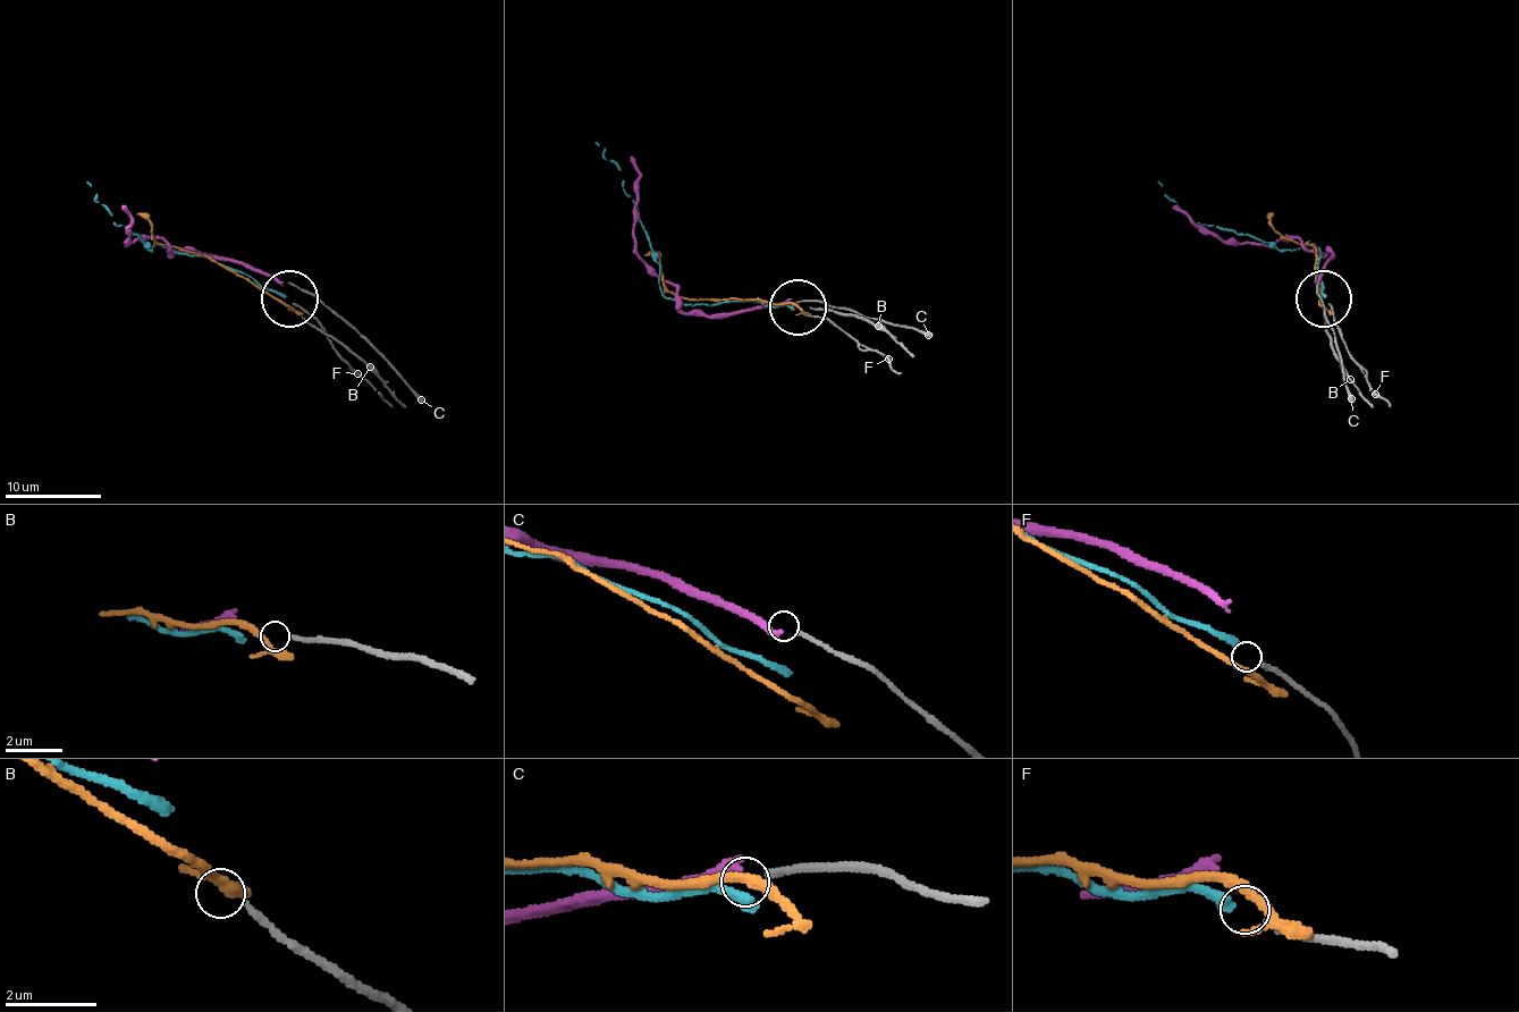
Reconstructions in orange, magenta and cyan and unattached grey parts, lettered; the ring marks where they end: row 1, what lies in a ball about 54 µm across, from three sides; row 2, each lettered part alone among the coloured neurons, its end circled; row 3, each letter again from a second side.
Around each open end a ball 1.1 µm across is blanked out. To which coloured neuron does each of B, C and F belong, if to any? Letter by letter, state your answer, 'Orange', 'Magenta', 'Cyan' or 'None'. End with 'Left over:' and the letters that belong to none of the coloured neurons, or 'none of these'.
B: None
C: None
F: Cyan
Left over: B, C

